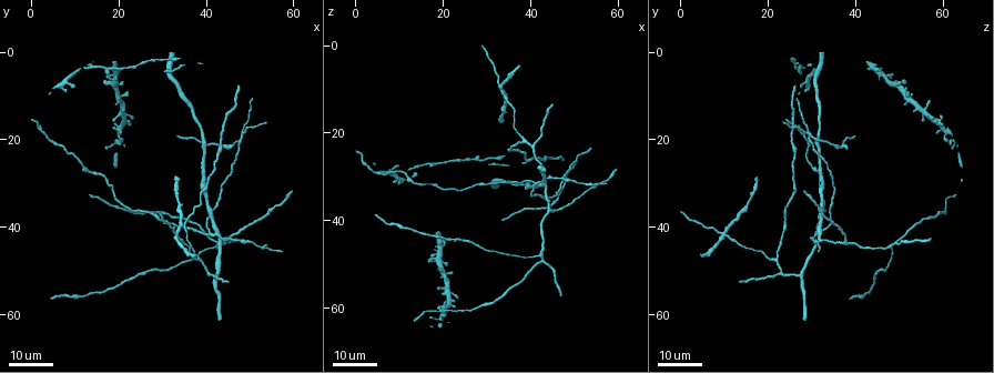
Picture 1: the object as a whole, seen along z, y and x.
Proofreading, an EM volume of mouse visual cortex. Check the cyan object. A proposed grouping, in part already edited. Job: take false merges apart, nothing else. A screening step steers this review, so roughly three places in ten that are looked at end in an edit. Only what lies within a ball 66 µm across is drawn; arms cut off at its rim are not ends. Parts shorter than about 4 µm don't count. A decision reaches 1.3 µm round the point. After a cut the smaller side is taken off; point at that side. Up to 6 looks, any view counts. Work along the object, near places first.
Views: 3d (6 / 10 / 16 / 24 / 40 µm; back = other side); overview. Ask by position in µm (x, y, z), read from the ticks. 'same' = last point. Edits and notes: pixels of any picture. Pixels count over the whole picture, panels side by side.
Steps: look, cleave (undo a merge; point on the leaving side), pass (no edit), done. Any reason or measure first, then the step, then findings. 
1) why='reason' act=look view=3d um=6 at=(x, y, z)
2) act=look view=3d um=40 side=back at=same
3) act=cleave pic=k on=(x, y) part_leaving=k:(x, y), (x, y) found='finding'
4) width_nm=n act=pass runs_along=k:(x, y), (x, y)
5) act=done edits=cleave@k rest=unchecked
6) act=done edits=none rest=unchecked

why='four arms meet' act=look view=3d um=16 at=(42.5, 41.5, 32.0)

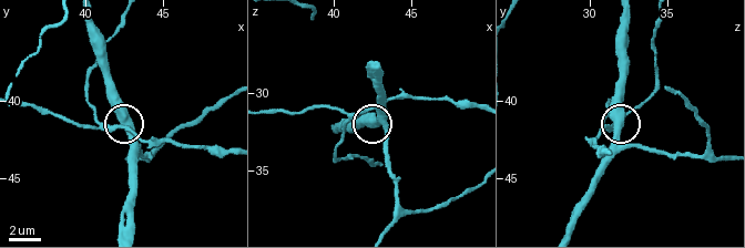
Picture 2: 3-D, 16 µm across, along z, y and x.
act=look view=3d um=6 at=(42.6, 41.0, 31.4)

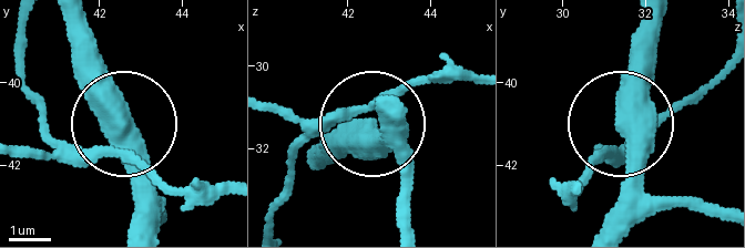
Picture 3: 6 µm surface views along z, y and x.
act=pass found='continuous, no second neuron'

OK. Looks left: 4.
why='four arms meet' act=look view=3d um=24 at=(33.0, 41.0, 10.0)

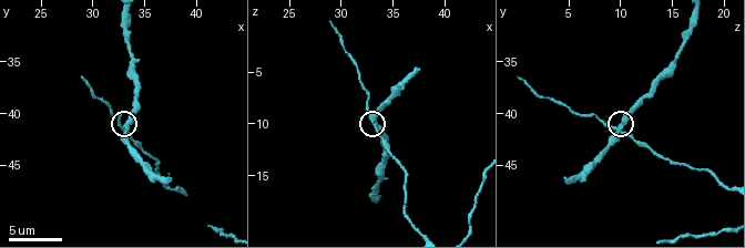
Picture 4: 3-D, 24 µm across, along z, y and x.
act=look view=3d um=6 at=(33.4, 41.2, 10.0)

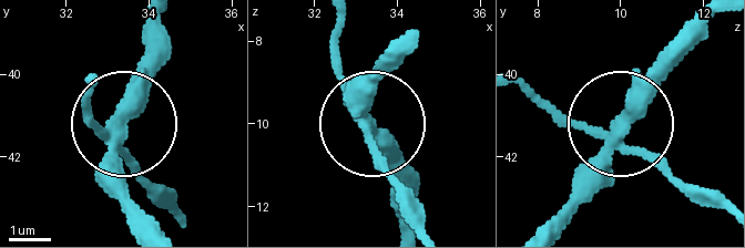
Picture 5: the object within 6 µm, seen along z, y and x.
width_nm=310 act=cleave pic=5 on=(111, 196) part_leaving=5:(113, 131), (145, 18) found='a second neuron is stuck on'

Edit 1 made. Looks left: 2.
why='branch point' act=look view=3d um=24 at=(42.0, 50.5, 27.5)

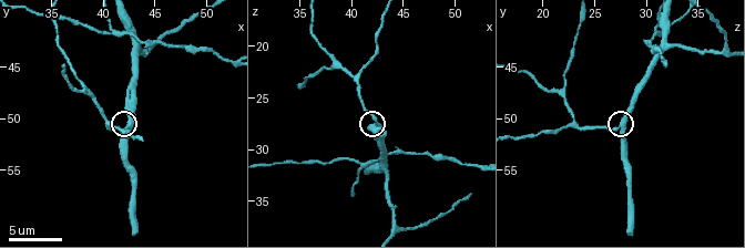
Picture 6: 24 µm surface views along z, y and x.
act=look view=3d um=10 at=(42.2, 51.2, 27.0)

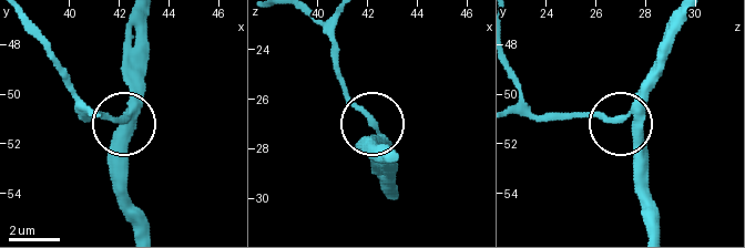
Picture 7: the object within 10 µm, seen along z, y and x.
side_arm_um=10 act=pass runs_along=7:(683, 22), (657, 79), (622, 122), (636, 148), (636, 197) found='one neuron here'

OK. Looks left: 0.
act=done edits=cleave@5 rest=unchecked

